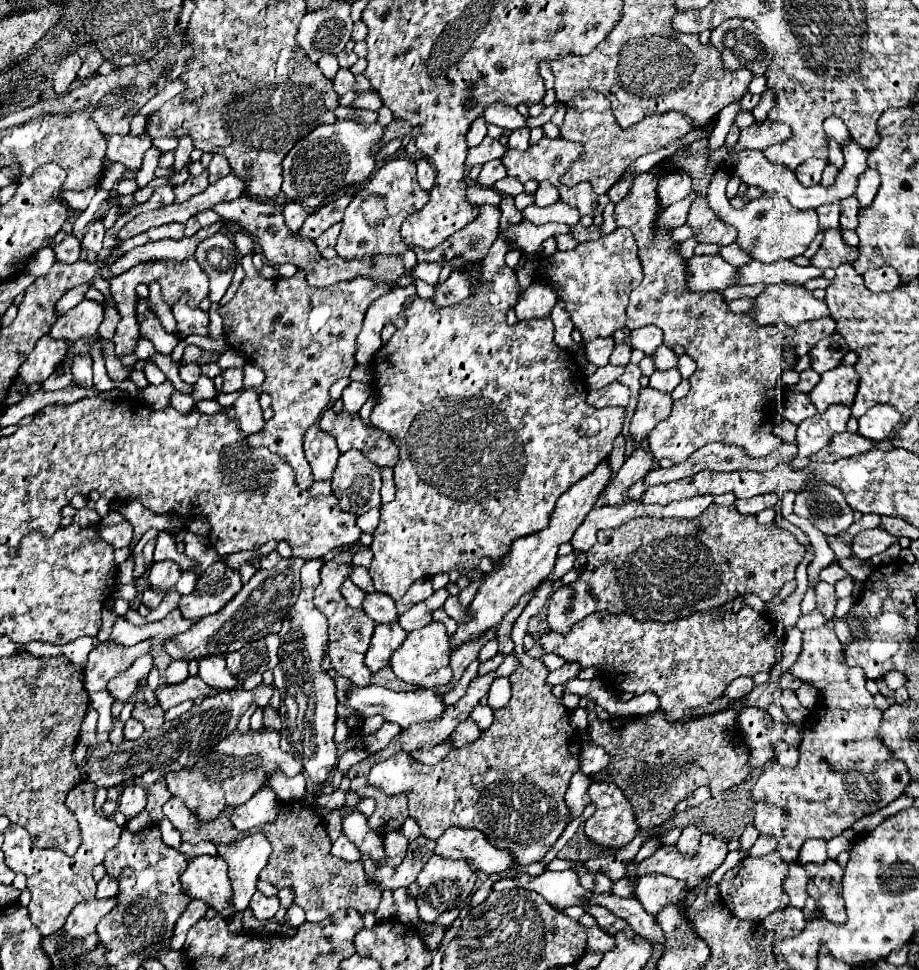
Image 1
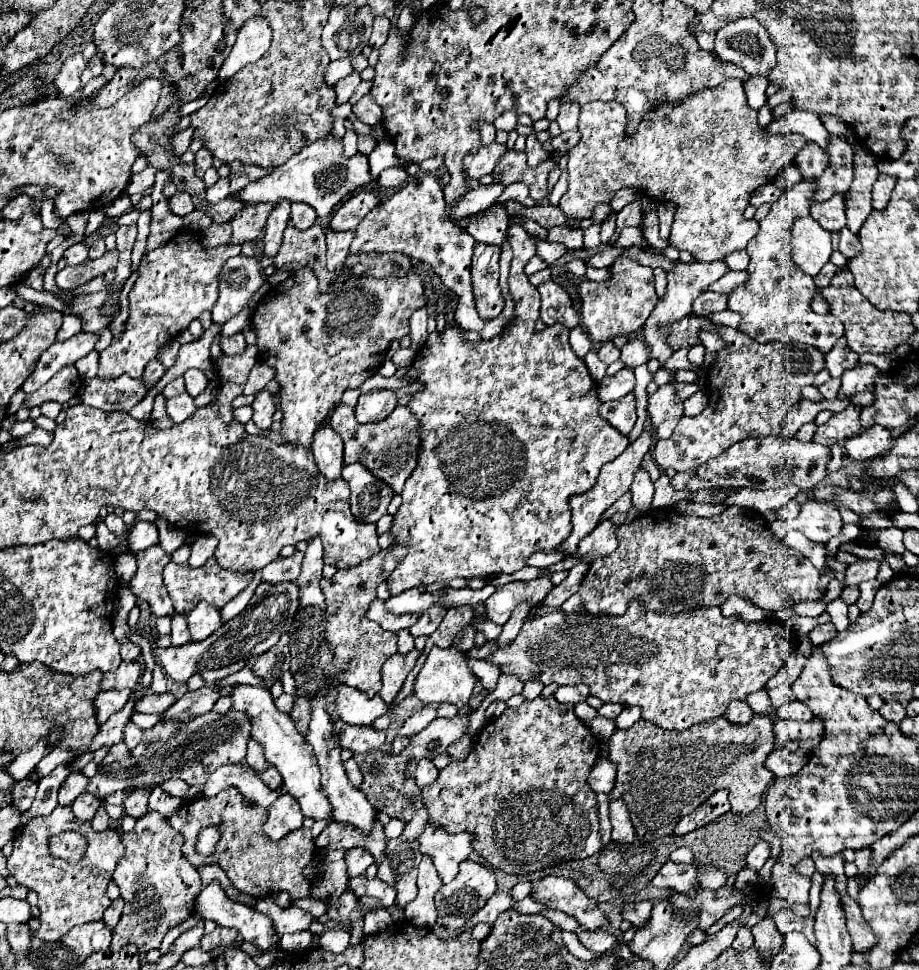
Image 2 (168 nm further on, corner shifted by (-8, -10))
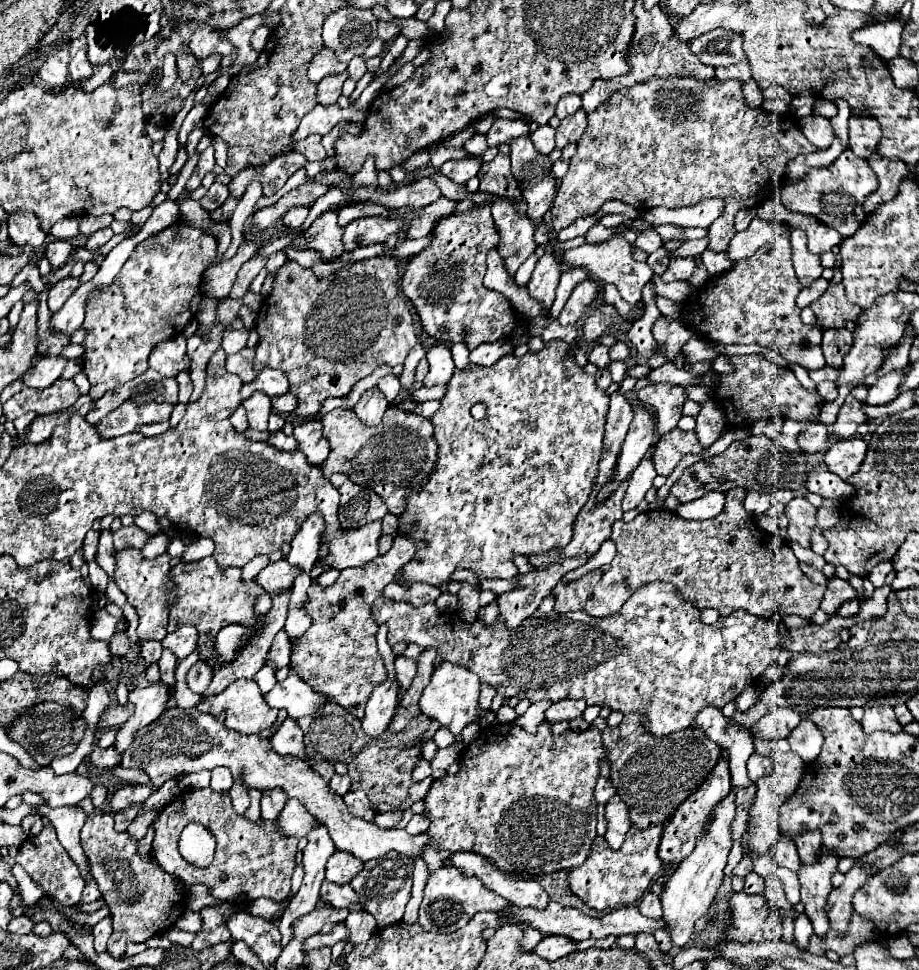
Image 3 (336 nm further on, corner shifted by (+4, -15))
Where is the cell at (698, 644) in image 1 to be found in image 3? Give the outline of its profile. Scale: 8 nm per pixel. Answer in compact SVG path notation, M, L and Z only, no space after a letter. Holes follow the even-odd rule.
M649 583L649 585L643 585L625 605L623 609L617 613L617 615L611 615L611 617L605 617L605 619L597 619L597 617L591 617L587 615L585 611L575 611L575 613L563 613L563 615L549 615L549 617L527 617L523 621L523 625L517 627L517 631L509 631L505 627L505 619L497 619L495 625L485 625L483 621L475 621L475 623L465 623L461 617L457 615L449 615L447 611L439 611L433 603L427 603L427 605L421 605L421 607L413 607L411 603L405 603L405 601L393 601L385 595L381 595L377 601L375 601L375 607L373 607L373 619L379 623L379 625L387 625L389 627L389 645L395 645L395 643L417 643L425 649L435 649L437 651L437 657L435 657L435 667L445 663L445 661L451 661L451 663L457 663L473 673L479 675L481 683L487 683L491 687L497 689L499 695L511 699L511 697L517 697L517 699L529 699L531 703L535 701L561 701L561 699L585 699L587 705L599 705L599 707L611 707L613 711L621 711L625 715L633 713L633 711L643 711L645 713L645 727L647 731L651 731L653 735L669 735L673 731L681 731L681 729L687 729L693 725L693 717L713 705L717 709L721 709L723 705L727 705L729 701L735 701L737 695L749 687L767 667L771 667L773 663L777 663L777 657L779 657L779 631L777 631L777 623L771 621L771 619L761 619L761 617L755 617L751 613L747 613L745 609L739 609L735 613L731 613L729 617L719 617L713 625L705 625L699 617L699 609L693 607L689 601L685 601L677 589L669 583Z

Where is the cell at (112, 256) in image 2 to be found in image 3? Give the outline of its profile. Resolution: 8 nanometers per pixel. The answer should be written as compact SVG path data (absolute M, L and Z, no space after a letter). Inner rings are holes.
M67 277L67 279L63 279L63 281L59 281L53 289L49 289L49 309L55 313L55 311L59 311L63 305L65 305L65 301L73 295L73 291L79 287L79 279L73 279L73 277Z

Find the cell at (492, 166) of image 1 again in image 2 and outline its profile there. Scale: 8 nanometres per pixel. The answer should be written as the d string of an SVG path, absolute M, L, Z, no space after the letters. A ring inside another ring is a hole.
M493 182L489 186L475 186L469 190L469 194L465 194L457 206L451 210L453 218L463 218L467 214L477 214L485 208L489 208L501 194L503 194L505 186L499 182Z

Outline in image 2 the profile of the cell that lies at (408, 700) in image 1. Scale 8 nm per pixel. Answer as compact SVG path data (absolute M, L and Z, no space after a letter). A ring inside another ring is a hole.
M339 684L339 694L335 702L329 706L329 714L339 714L339 718L345 724L361 726L369 726L375 718L385 716L389 710L389 704L385 704L383 698L379 698L379 694L367 698L359 690L353 690L345 684Z

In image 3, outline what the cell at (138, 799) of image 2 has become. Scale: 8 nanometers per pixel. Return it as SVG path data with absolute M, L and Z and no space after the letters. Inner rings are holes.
M123 785L123 787L119 787L119 789L113 793L113 797L111 797L111 807L113 807L113 811L117 813L117 811L125 809L125 807L131 805L131 803L143 803L151 793L153 793L153 791L151 791L151 787L147 787L147 785Z

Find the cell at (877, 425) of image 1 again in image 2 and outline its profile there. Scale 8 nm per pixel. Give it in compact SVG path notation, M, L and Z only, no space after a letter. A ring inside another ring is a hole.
M871 426L847 440L845 456L853 460L869 460L869 458L877 458L891 446L893 446L891 430L885 430L883 426Z

